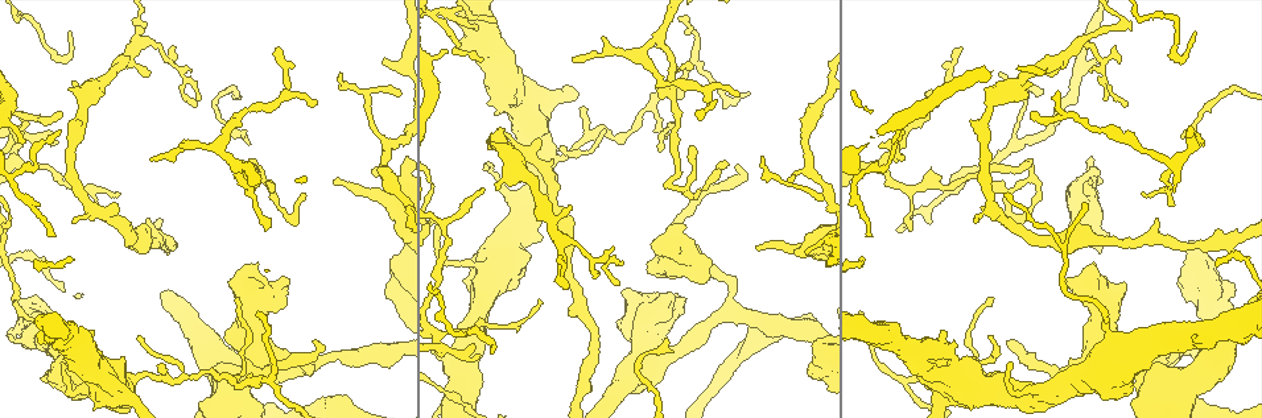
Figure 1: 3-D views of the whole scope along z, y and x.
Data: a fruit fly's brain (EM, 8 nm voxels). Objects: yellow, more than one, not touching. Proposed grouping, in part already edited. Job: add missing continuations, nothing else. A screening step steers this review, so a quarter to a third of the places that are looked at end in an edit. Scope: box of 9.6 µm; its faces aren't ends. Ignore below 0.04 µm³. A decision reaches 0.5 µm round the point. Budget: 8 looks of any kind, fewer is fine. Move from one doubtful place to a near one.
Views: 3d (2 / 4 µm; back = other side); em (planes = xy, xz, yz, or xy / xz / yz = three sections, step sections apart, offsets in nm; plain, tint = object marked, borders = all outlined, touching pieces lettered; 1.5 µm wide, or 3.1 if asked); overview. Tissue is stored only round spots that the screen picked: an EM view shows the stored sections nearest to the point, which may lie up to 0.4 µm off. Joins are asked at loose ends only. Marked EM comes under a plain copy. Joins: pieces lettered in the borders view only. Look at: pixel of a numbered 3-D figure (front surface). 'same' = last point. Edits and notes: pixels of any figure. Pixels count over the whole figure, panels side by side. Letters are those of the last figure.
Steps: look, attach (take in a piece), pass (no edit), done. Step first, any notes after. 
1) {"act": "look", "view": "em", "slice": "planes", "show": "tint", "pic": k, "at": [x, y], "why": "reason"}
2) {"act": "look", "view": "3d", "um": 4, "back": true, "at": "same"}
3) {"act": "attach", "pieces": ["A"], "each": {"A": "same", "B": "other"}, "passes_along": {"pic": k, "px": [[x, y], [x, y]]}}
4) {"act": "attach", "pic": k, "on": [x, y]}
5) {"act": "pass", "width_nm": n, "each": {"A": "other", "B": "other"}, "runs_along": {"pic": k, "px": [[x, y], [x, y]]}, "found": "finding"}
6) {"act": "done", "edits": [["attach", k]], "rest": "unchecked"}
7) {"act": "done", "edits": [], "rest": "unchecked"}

{"act": "look", "view": "em", "slice": "xz", "step": 4, "show": "borders", "pic": 1, "at": [387, 65], "why": "tapers out"}

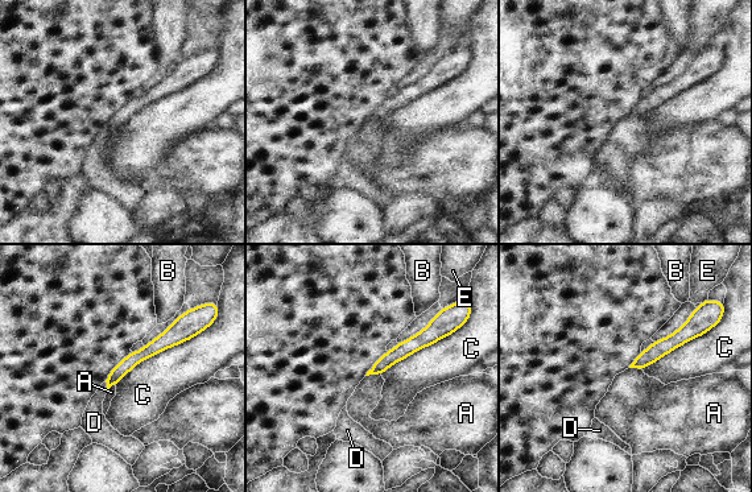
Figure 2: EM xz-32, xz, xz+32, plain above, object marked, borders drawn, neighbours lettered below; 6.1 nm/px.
{"act": "attach", "pieces": ["D"], "each": {"A": "other", "B": "other", "C": "other", "D": "same", "E": "other"}, "passes_along": {"pic": 2, "px": [[133, 358], [107, 385], [94, 422]]}, "found": "the cell continues"}

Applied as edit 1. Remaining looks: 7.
{"act": "look", "view": "3d", "um": 4, "pic": 1, "at": [702, 279], "why": "thick end"}

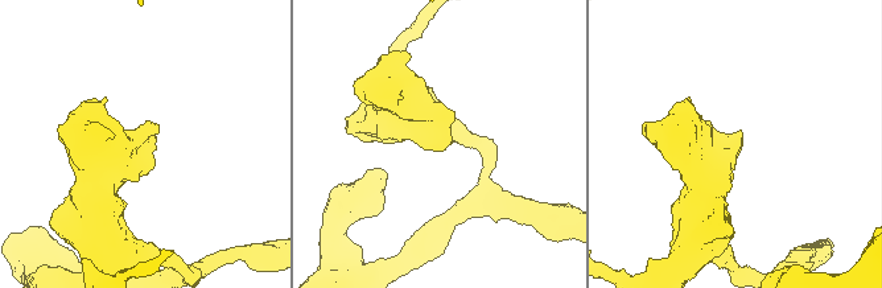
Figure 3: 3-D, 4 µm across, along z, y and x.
{"act": "look", "view": "em", "slice": "planes", "show": "borders", "pic": 3, "at": [740, 130], "why": "need the tissue"}

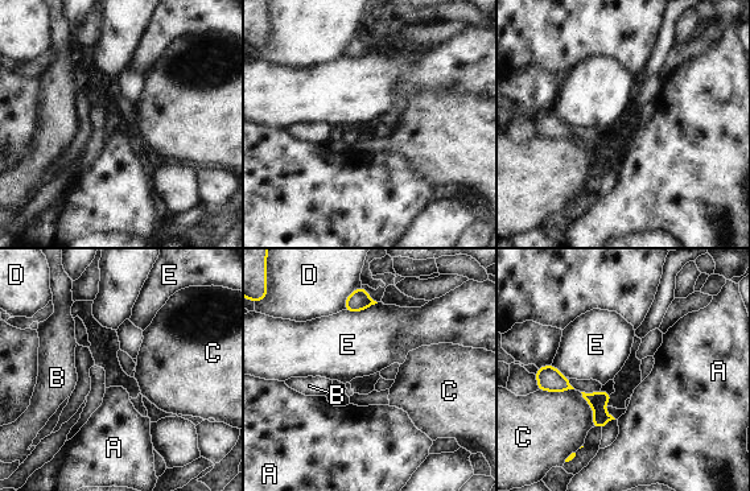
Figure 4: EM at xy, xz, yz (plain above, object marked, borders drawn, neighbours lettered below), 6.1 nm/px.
{"act": "pass", "each": {"A": "other", "B": "other", "C": "other", "D": "other", "E": "other"}, "border": {"pic": 4, "px": [[378, 302], [358, 310], [345, 310]]}, "found": "none of them fits"}

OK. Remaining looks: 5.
{"act": "look", "view": "em", "slice": "planes", "show": "borders", "pic": 1, "at": [1006, 340], "why": "an open end"}

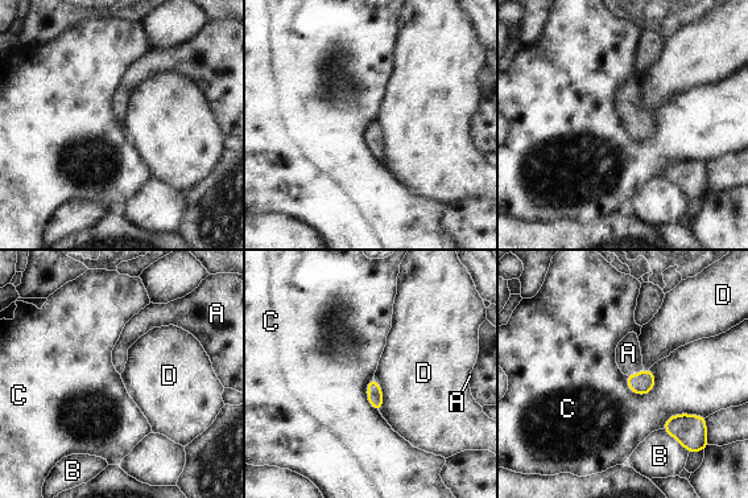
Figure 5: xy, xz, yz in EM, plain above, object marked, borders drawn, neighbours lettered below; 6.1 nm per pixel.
{"act": "attach", "pieces": ["A"], "width_nm": 90, "each": {"A": "same", "B": "other", "C": "other", "D": "other"}, "passes_along": {"pic": 5, "px": [[641, 383], [636, 374], [628, 353]]}, "found": "it goes on there"}

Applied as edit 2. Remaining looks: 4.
{"act": "done", "edits": [["attach", 2], ["attach", 5]], "rest": "unchecked"}

